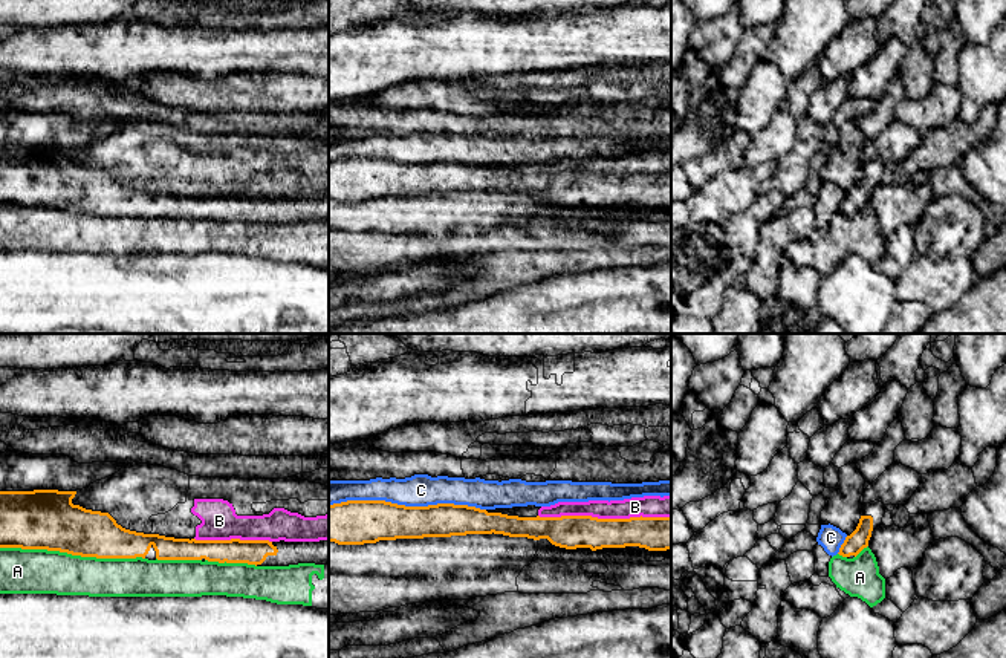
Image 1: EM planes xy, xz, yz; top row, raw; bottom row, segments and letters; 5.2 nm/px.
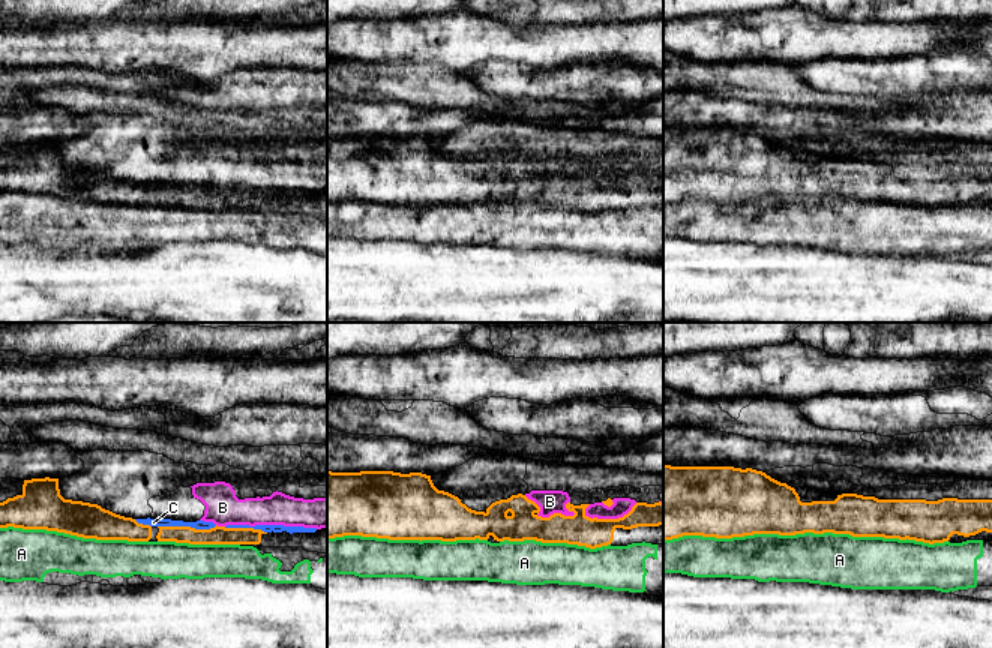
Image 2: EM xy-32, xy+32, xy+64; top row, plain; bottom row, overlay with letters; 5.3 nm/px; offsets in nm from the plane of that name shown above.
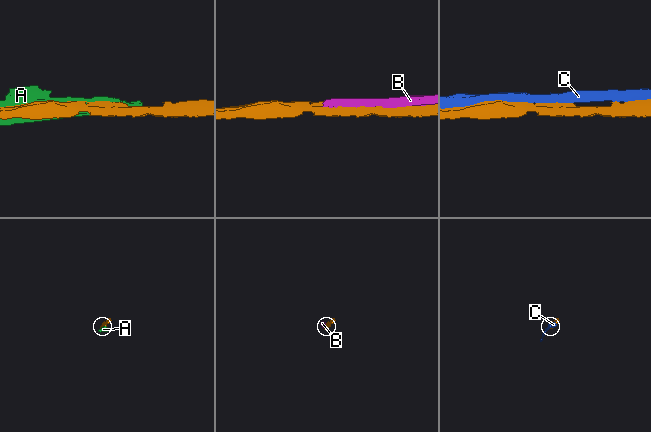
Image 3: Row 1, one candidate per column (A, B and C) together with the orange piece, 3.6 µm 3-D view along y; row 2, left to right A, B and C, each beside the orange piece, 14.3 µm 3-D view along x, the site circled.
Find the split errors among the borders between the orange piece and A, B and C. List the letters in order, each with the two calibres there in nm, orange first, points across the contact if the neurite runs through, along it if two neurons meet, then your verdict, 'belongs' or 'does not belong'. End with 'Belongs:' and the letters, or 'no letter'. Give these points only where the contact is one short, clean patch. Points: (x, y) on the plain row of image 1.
A: 320/240 nm | does not belong
B: 180/110 nm | does not belong
C: 220/180 nm | does not belong
Belongs: no letter

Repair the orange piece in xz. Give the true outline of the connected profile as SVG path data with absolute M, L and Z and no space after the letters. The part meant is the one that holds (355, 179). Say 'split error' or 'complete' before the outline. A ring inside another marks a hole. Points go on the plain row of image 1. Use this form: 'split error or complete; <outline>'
complete; M347 158L329 162L329 199L338 202L492 190L534 197L547 196L566 207L596 208L625 204L648 208L671 207L671 174L518 174L468 162L405 164L385 158Z

